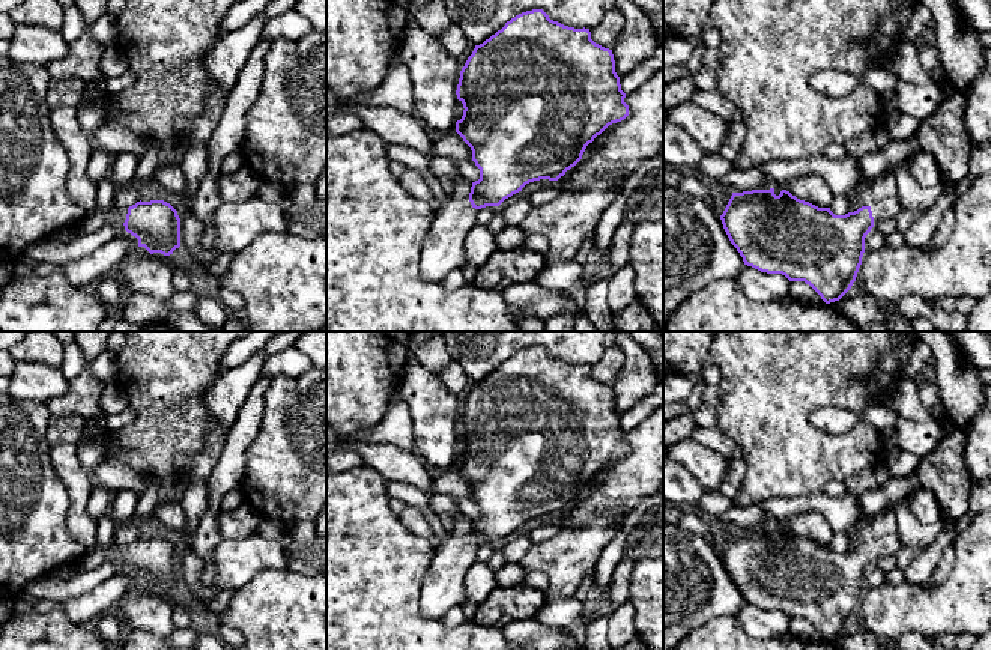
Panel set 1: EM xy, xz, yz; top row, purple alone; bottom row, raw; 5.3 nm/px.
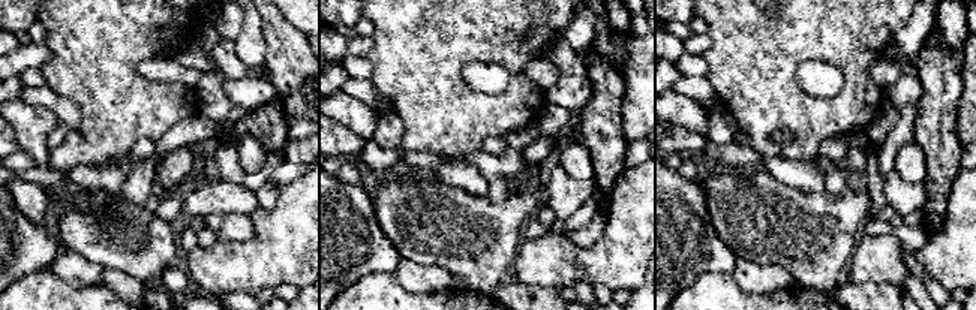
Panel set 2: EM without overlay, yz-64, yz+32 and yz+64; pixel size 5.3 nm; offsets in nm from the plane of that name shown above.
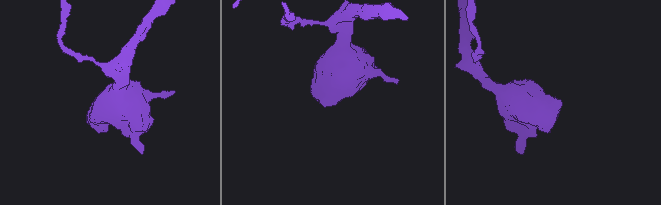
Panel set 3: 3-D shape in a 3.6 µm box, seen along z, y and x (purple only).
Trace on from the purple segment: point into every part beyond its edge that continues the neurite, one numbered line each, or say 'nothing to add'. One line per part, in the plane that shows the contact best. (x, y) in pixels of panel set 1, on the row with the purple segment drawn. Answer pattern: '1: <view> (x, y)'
1: yz (887, 208)

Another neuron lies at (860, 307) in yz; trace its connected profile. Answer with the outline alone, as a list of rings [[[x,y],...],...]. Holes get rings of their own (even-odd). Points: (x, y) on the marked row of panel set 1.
[[[859,287],[841,298],[844,314],[856,325],[883,322],[889,331],[914,331],[907,317],[893,313],[895,302],[878,299]]]

